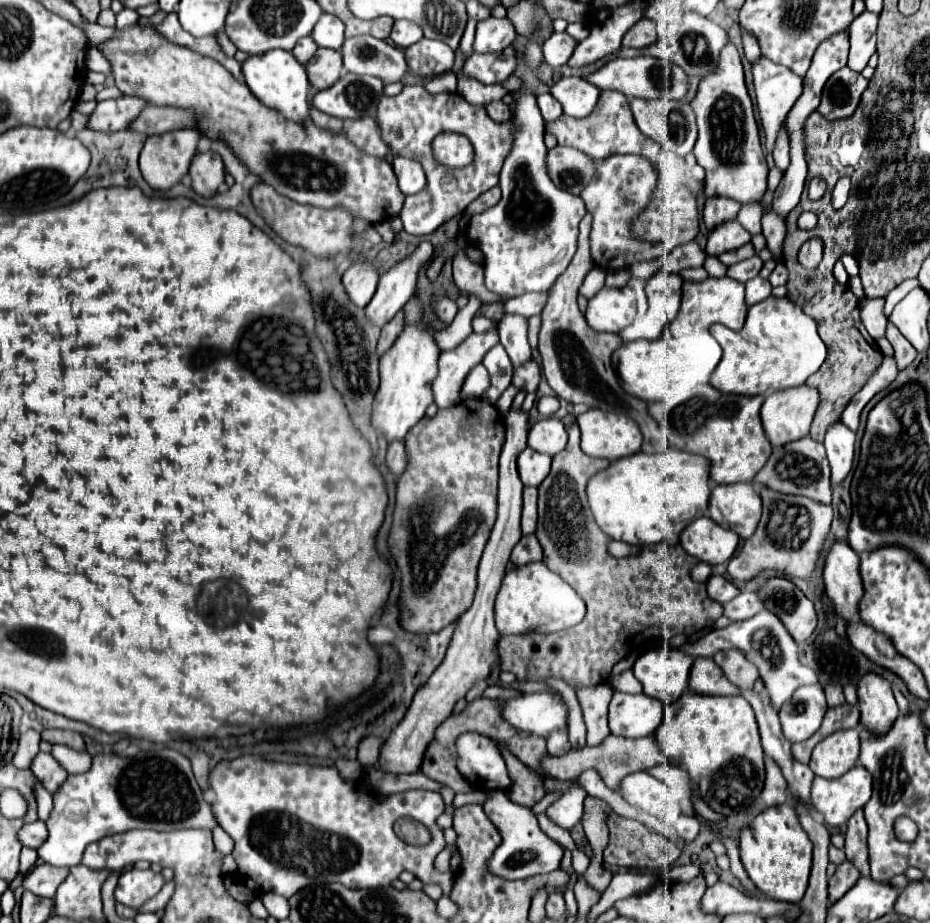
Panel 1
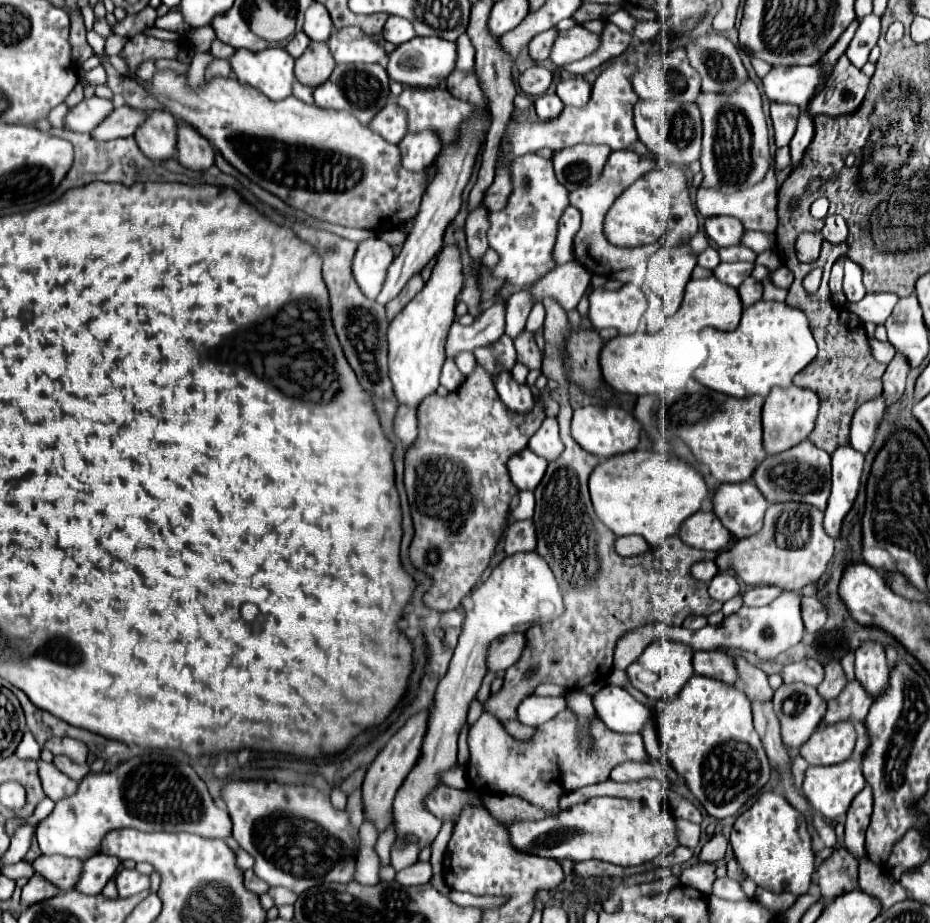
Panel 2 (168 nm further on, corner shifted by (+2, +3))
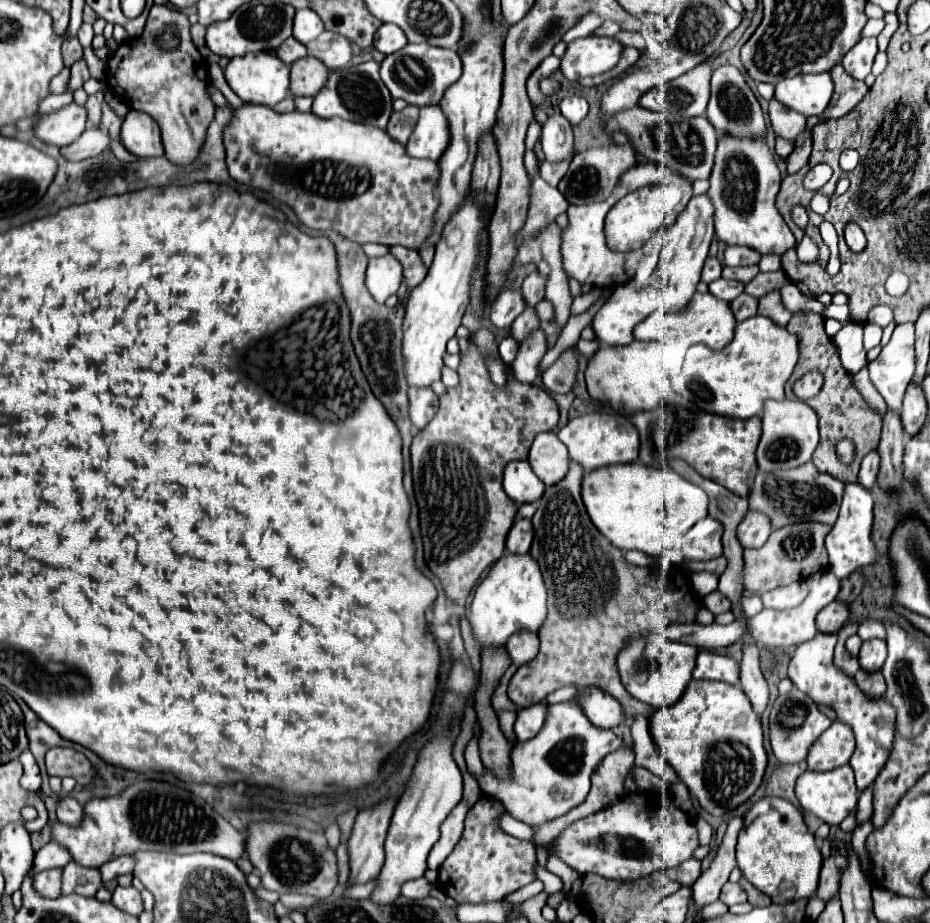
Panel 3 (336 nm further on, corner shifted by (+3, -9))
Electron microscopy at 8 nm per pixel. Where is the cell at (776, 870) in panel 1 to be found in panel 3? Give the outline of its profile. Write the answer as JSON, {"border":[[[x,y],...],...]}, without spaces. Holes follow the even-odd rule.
{"border":[[[765,797],[745,815],[745,827],[737,841],[737,867],[743,877],[769,895],[773,903],[785,905],[797,899],[811,899],[815,895],[821,853],[815,847],[815,837],[809,833],[799,809],[785,799]]]}

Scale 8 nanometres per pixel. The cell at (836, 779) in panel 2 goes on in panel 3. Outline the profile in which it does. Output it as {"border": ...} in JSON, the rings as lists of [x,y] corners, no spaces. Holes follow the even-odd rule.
{"border":[[[849,765],[837,767],[833,771],[825,771],[825,773],[815,773],[815,771],[805,771],[799,779],[797,779],[797,787],[795,787],[795,795],[803,807],[803,811],[817,815],[821,821],[825,821],[827,825],[839,825],[857,805],[857,785],[855,785],[855,777],[853,777],[853,769]]]}

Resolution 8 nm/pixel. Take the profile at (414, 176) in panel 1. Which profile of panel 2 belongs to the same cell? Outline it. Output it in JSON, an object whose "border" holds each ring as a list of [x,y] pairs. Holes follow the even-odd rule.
{"border":[[[424,129],[420,133],[408,133],[398,145],[402,151],[402,163],[410,171],[420,171],[428,167],[440,153],[440,137],[434,135],[434,129]]]}

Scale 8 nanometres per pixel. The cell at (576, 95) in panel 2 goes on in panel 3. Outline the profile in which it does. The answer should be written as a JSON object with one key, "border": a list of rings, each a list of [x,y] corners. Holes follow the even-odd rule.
{"border":[[[569,95],[569,97],[565,97],[565,99],[559,103],[559,109],[561,109],[563,117],[569,119],[571,125],[579,125],[579,123],[585,119],[585,115],[587,115],[589,105],[587,105],[587,101],[585,101],[583,97],[579,97],[579,95]]]}

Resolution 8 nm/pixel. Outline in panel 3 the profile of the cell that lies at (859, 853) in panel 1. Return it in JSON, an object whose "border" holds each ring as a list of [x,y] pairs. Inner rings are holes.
{"border":[[[871,787],[863,789],[863,791],[861,791],[861,795],[859,795],[857,809],[855,809],[857,825],[871,821],[871,817],[873,817],[873,805],[871,805],[871,799],[873,799],[873,795],[871,795]]]}

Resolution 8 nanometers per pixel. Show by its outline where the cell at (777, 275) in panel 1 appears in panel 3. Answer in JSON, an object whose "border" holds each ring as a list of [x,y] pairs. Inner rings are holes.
{"border":[[[787,283],[781,287],[781,297],[783,297],[783,305],[789,311],[811,310],[821,314],[826,309],[826,305],[816,299],[805,299],[793,283]]]}

